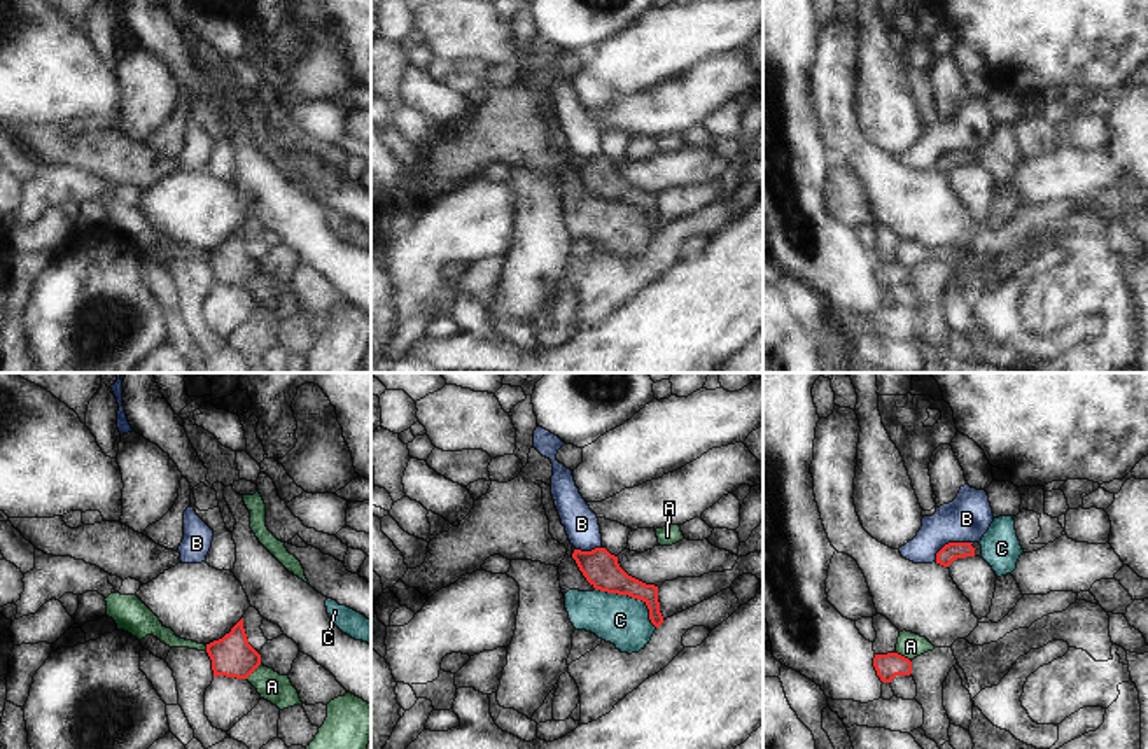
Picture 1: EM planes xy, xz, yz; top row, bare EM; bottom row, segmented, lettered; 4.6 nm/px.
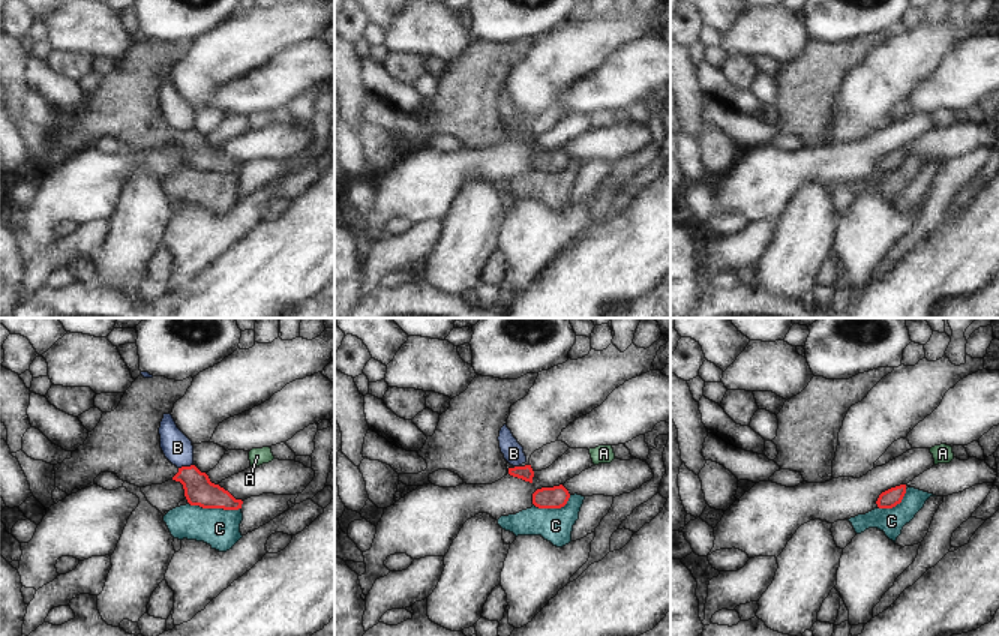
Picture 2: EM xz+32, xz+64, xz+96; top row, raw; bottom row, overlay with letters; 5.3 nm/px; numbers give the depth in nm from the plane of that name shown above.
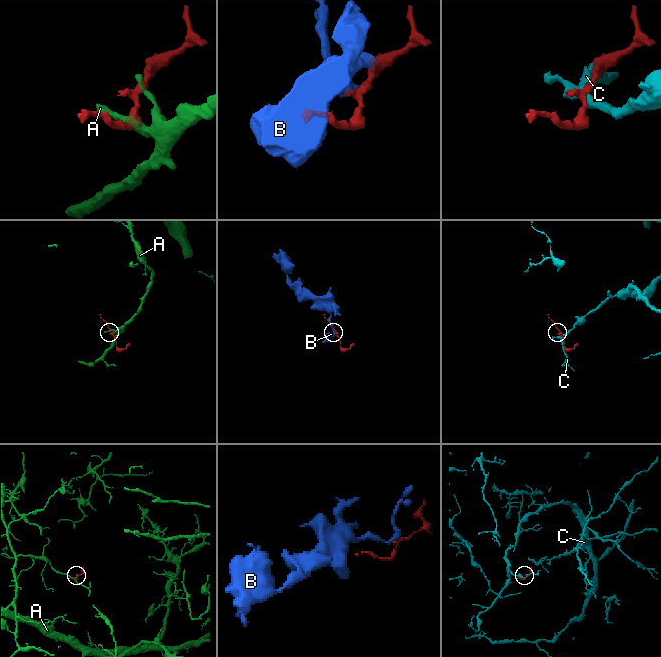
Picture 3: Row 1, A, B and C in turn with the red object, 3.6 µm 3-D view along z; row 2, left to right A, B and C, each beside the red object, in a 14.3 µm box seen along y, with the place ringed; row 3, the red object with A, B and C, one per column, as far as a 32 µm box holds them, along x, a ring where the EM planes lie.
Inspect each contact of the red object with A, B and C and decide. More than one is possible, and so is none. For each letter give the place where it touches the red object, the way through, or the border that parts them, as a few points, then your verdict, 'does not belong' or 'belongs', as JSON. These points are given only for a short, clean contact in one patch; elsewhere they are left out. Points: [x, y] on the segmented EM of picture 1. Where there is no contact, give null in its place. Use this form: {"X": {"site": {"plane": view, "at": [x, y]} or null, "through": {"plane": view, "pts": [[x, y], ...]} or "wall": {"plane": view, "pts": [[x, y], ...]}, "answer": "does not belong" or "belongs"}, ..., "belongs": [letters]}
{"A": {"site": {"plane": "yz", "at": [900, 655]}, "wall": {"plane": "yz", "pts": [[895, 651], [909, 660]]}, "answer": "does not belong"}, "B": {"site": {"plane": "yz", "at": [949, 543]}, "wall": {"plane": "yz", "pts": [[970, 541], [949, 541], [937, 553], [935, 560]]}, "answer": "does not belong"}, "C": {"site": {"plane": "xz", "at": [632, 597]}, "answer": "does not belong"}, "belongs": []}

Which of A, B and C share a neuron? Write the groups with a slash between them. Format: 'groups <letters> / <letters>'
groups A / B / C

